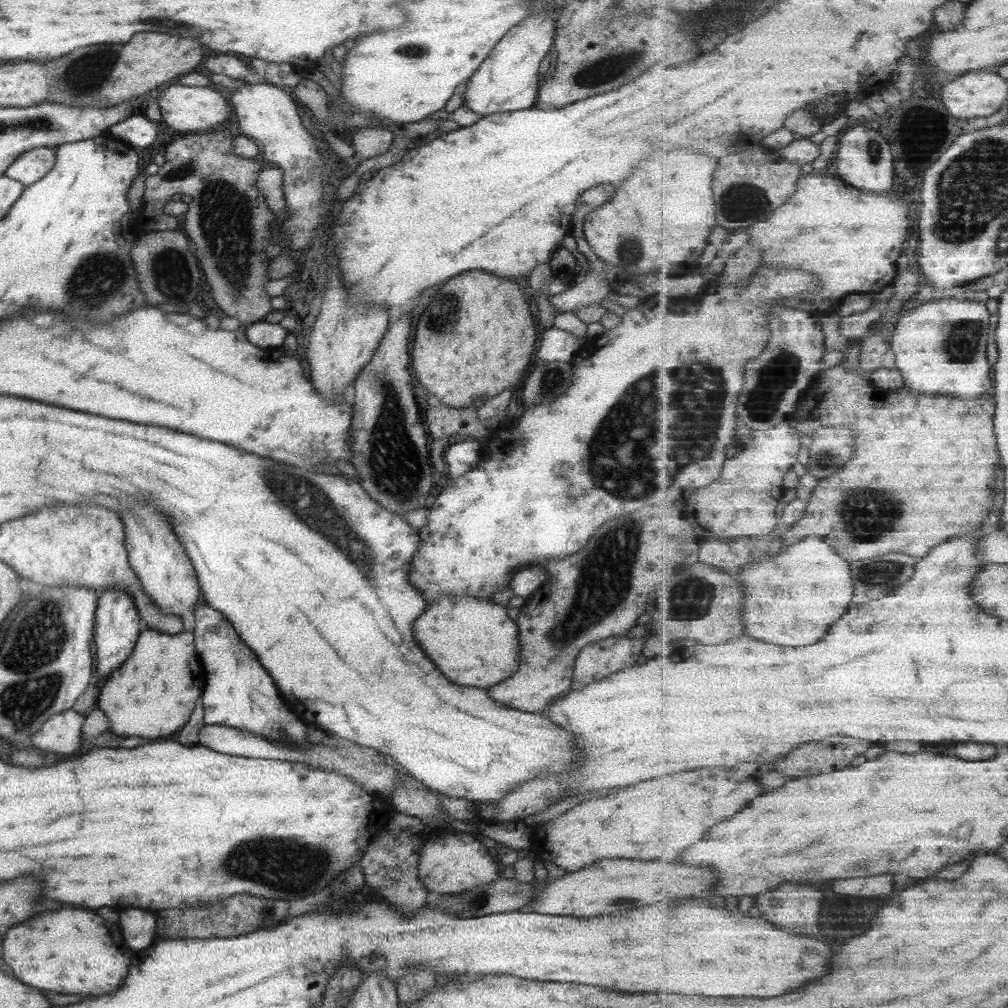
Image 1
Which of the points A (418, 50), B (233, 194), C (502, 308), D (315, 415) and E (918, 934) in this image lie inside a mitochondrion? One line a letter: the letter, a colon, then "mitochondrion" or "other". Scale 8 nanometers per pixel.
A: mitochondrion
B: mitochondrion
C: other
D: other
E: other

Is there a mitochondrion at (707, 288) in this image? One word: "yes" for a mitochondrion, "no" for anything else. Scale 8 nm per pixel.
no

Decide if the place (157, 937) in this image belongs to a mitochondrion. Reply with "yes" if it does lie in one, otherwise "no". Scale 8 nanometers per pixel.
no

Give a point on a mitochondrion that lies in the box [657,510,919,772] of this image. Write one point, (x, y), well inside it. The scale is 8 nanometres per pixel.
(885, 573)

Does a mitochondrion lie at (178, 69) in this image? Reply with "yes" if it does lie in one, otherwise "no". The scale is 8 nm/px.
no

